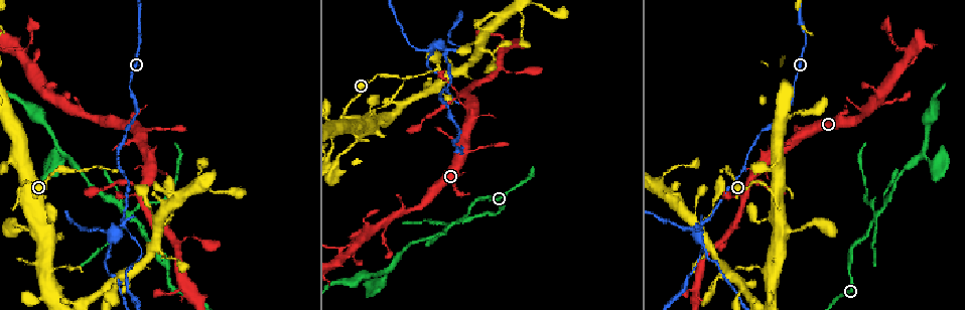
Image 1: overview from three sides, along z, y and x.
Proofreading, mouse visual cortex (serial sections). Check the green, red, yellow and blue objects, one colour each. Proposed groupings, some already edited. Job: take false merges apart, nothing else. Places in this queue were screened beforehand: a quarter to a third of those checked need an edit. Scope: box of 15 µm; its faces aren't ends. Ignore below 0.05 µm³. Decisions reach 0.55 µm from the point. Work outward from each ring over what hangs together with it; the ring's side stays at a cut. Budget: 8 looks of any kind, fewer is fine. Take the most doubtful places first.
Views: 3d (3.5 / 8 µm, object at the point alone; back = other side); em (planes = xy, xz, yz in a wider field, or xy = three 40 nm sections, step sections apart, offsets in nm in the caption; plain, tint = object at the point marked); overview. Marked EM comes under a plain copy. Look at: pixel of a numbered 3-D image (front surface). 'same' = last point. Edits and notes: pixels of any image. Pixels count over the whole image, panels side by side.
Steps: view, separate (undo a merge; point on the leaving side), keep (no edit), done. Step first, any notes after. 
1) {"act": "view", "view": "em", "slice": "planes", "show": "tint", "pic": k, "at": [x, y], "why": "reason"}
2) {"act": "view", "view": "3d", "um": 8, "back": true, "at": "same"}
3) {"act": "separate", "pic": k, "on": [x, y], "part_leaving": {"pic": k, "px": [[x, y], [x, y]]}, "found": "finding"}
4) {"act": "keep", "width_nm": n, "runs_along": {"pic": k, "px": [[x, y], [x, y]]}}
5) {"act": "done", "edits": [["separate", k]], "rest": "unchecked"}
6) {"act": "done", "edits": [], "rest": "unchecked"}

{"act": "view", "view": "3d", "um": 3.5, "pic": 1, "at": [454, 224], "why": "four or more arms meet"}

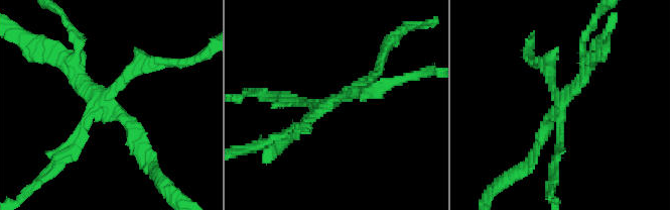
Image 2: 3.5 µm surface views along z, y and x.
{"act": "view", "view": "em", "slice": "xy", "step": 1, "show": "tint", "pic": 2, "at": [561, 101], "arms": 4, "arm_widths_nm": [100, 200, 200, 200], "why": "need the tissue"}

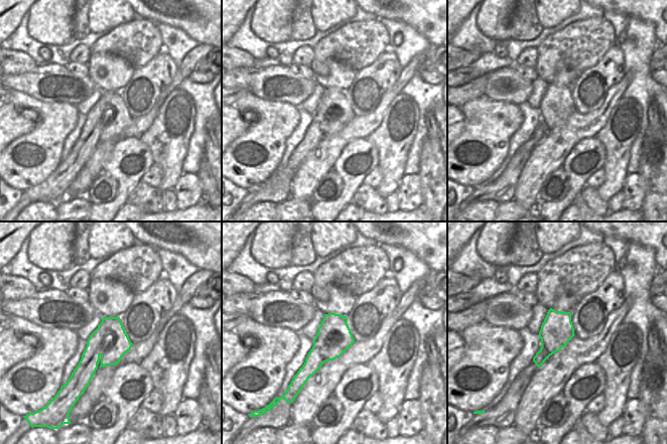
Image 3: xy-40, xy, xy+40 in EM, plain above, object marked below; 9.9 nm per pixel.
{"act": "view", "view": "em", "slice": "planes", "show": "tint", "at": "same"}

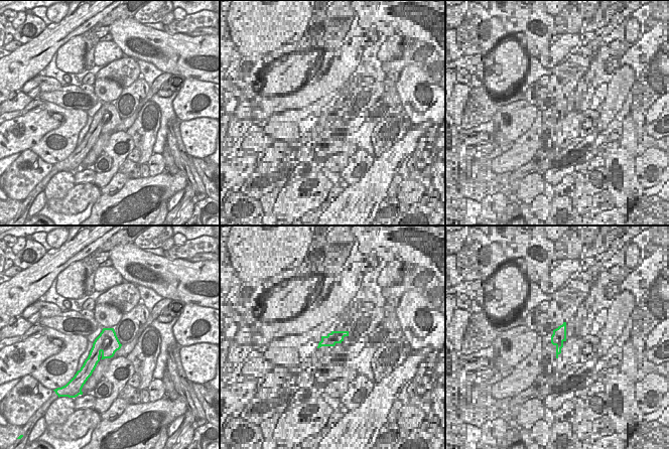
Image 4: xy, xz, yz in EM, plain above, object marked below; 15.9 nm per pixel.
{"act": "separate", "pic": 2, "on": [145, 68], "found": "two cells meet here"}

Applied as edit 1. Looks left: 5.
{"act": "view", "view": "3d", "um": 3.5, "pic": 1, "at": [29, 43]}

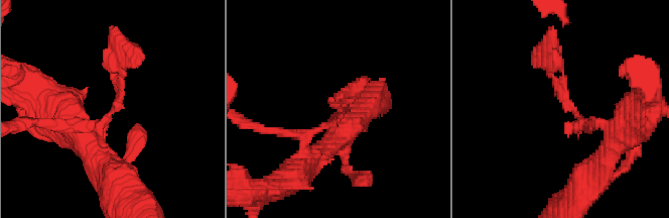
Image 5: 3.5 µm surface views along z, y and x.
{"act": "view", "view": "em", "slice": "xy", "step": 2, "show": "tint", "pic": 5, "at": [117, 109]}

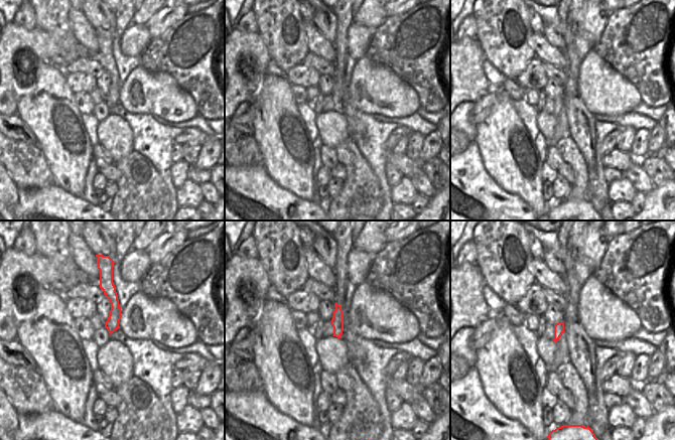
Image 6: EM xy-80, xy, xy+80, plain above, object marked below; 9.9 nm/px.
{"act": "keep", "runs_along": {"pic": 5, "px": [[610, 128], [580, 124], [552, 47]]}, "found": "one cell here"}

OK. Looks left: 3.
{"act": "view", "view": "em", "slice": "xy", "step": 2, "show": "tint", "pic": 1, "at": [438, 47], "why": "arms part here"}

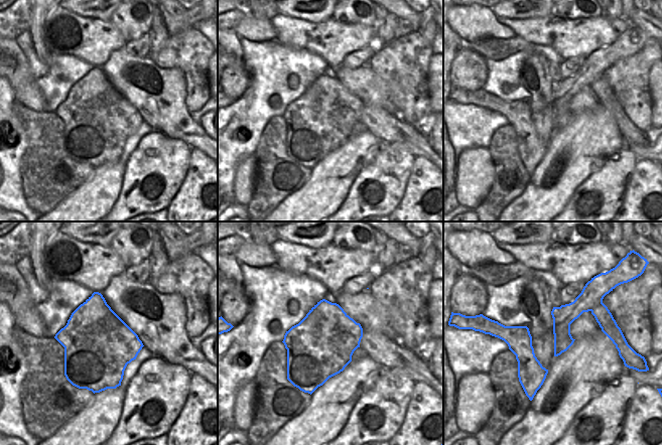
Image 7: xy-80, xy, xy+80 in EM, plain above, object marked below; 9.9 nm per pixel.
{"act": "view", "view": "3d", "um": 3.5, "at": "same", "why": "wider look"}

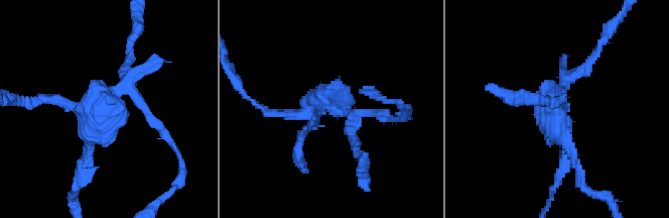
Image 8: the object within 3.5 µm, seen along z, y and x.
{"act": "separate", "pic": 8, "on": [112, 105], "width_nm": 650, "part_leaving": {"pic": 8, "px": [[126, 80], [89, 132], [86, 157]]}, "found": "two cells meet here"}

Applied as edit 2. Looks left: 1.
{"act": "done", "edits": [["separate", 2], ["separate", 8]], "rest": "unchecked"}

